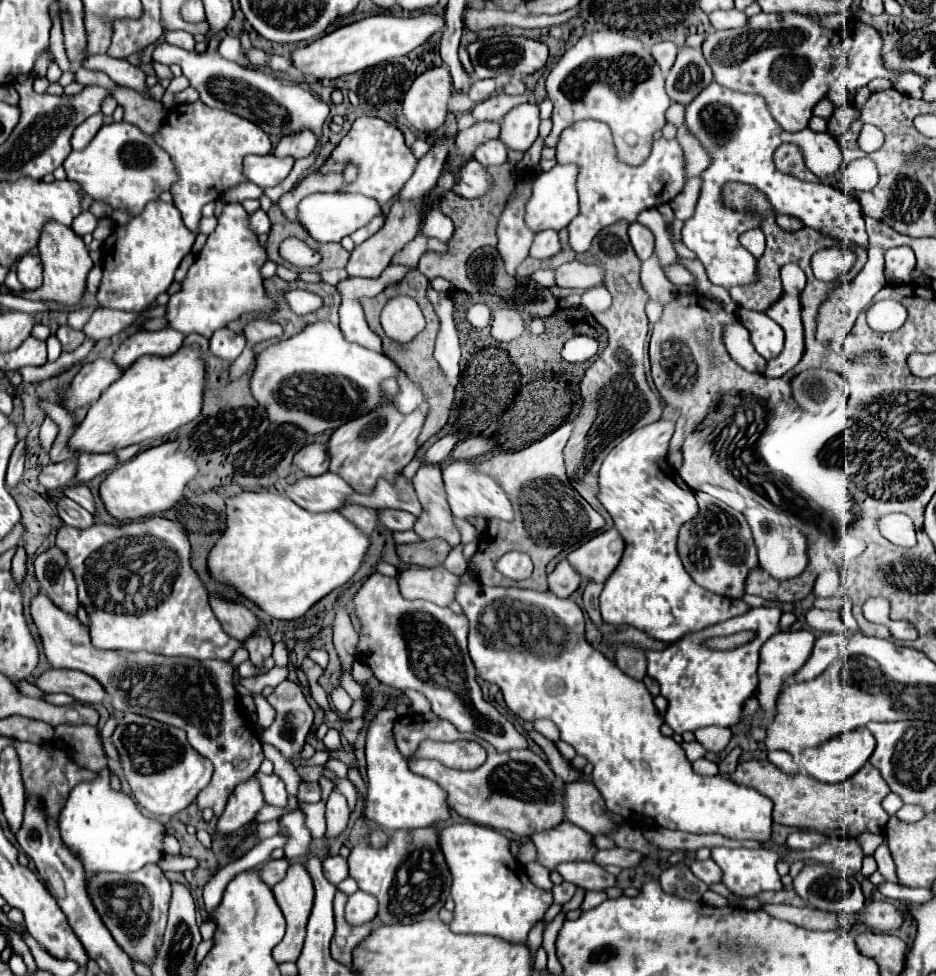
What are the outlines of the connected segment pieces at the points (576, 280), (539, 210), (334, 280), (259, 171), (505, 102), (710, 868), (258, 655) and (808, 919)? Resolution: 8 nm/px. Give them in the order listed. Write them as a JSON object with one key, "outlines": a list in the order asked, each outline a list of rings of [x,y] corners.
{"outlines":[[[[577,261],[565,263],[555,269],[555,285],[565,289],[589,289],[595,285],[601,285],[603,281],[603,269],[597,265],[583,265]]],[[[555,165],[551,171],[541,173],[533,179],[533,195],[525,205],[525,225],[531,231],[553,229],[559,231],[569,225],[569,221],[577,215],[577,189],[575,189],[577,167],[575,165]]],[[[331,269],[331,271],[323,271],[321,277],[323,277],[325,283],[329,283],[329,285],[337,285],[337,283],[341,283],[343,279],[347,279],[349,275],[347,275],[345,269]]],[[[267,153],[267,155],[247,155],[243,167],[245,167],[245,177],[251,183],[265,189],[279,185],[291,173],[293,163],[295,163],[293,157],[277,159],[275,155]]],[[[531,93],[523,95],[523,97],[513,97],[513,95],[495,95],[489,97],[481,103],[477,103],[471,111],[475,121],[497,121],[503,119],[505,111],[509,111],[511,107],[519,105],[519,103],[527,103],[531,99]]],[[[707,859],[707,861],[693,861],[691,873],[693,873],[697,879],[701,879],[703,883],[707,883],[707,885],[721,883],[721,869],[717,867],[717,863],[715,863],[713,859]]],[[[259,625],[257,635],[249,637],[249,639],[245,641],[245,647],[247,647],[247,651],[249,651],[251,663],[253,663],[255,669],[257,669],[267,657],[271,657],[271,651],[273,651],[273,643],[271,643],[271,639],[269,639],[267,629],[265,629],[263,625]]],[[[763,905],[763,911],[769,911],[773,917],[791,921],[797,927],[803,929],[839,929],[837,923],[837,915],[835,913],[827,913],[827,911],[819,911],[819,909],[797,909],[797,907],[789,907],[789,905]]]]}

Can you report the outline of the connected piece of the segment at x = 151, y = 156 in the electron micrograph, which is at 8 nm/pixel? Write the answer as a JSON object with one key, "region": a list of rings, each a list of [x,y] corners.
{"region":[[[111,123],[111,125],[103,125],[99,129],[99,133],[95,135],[95,139],[83,149],[83,151],[71,151],[69,157],[63,163],[65,171],[67,171],[67,179],[81,183],[83,191],[89,193],[93,199],[107,203],[113,209],[125,209],[129,215],[139,215],[143,211],[143,207],[157,199],[163,191],[169,191],[171,185],[177,181],[177,171],[173,167],[173,161],[169,159],[167,151],[163,151],[151,135],[143,133],[139,127],[131,125],[131,123]]]}

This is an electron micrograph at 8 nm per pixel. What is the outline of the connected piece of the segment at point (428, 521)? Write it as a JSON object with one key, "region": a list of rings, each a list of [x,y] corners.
{"region":[[[421,465],[413,487],[423,505],[423,513],[417,517],[413,531],[419,539],[427,541],[433,537],[445,539],[449,545],[459,545],[459,531],[453,525],[451,509],[445,495],[445,483],[441,479],[439,465]]]}

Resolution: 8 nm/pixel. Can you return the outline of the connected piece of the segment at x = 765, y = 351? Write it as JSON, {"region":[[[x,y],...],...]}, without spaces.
{"region":[[[739,309],[737,319],[749,329],[751,343],[761,357],[773,359],[781,353],[785,341],[783,329],[773,319],[769,319],[765,313],[749,311],[749,309]]]}

